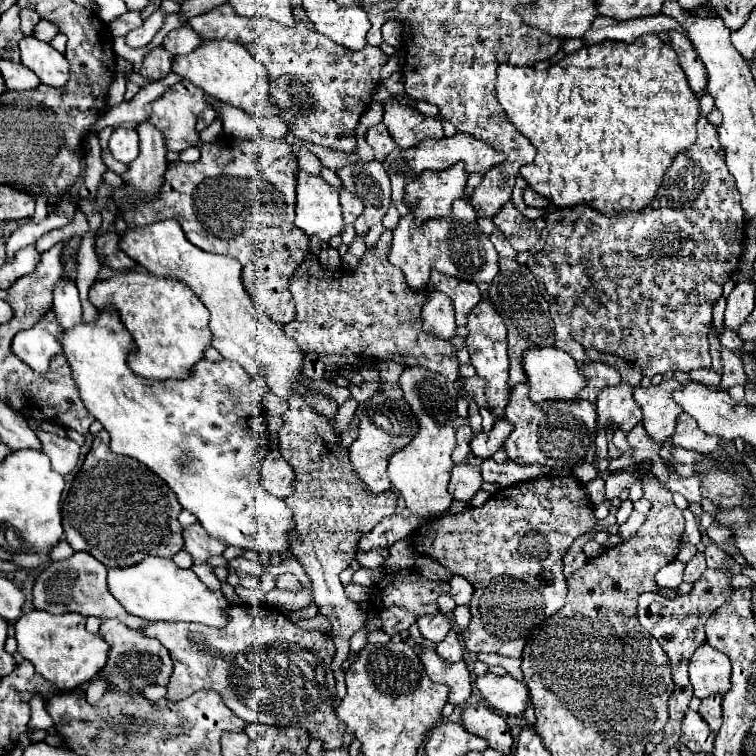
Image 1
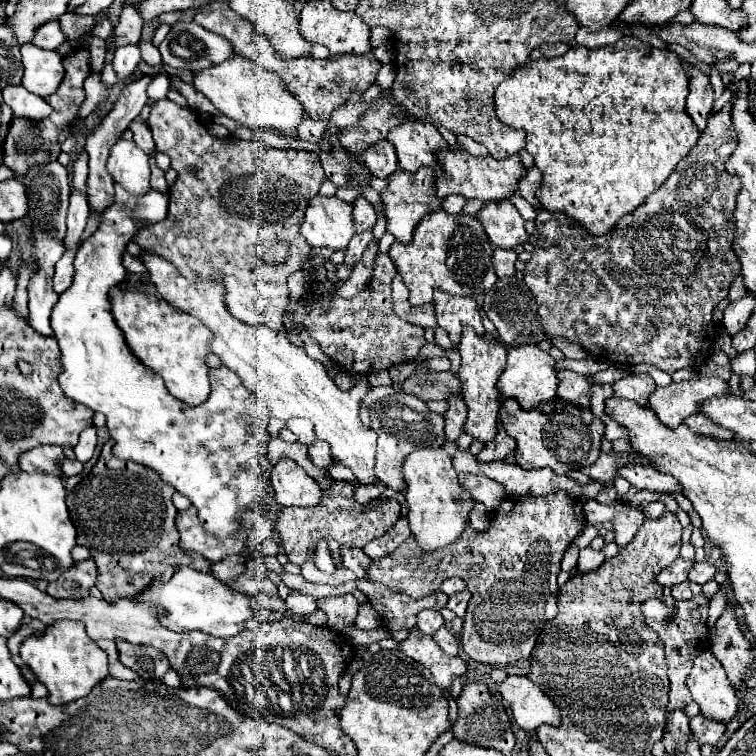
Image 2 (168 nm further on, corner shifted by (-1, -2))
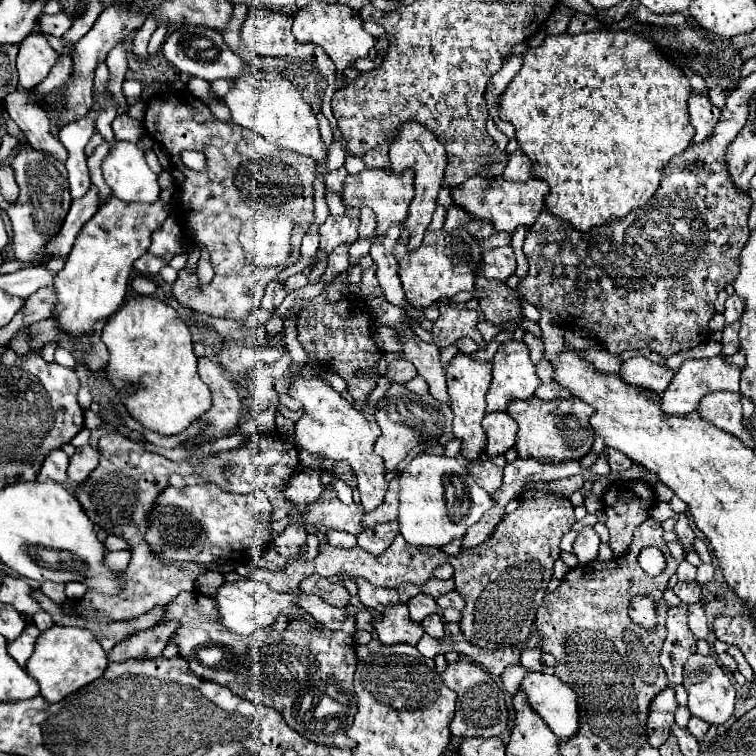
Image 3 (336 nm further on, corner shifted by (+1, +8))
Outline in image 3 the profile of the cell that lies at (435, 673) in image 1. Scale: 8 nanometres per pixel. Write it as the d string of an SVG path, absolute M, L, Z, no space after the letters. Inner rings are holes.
M405 604L391 608L389 612L383 612L383 618L379 622L373 622L373 626L383 644L407 642L415 646L425 634L423 626L409 618L409 608Z

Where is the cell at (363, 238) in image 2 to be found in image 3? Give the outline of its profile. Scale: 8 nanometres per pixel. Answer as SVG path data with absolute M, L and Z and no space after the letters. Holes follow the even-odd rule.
M341 244L337 250L333 250L327 258L327 270L323 274L323 282L331 282L339 272L349 268L349 248L351 244Z

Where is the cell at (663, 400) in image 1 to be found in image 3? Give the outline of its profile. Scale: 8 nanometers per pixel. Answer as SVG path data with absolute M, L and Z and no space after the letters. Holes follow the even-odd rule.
M721 356L715 358L703 358L703 360L685 360L677 374L673 376L669 388L661 394L661 410L669 414L689 414L697 408L699 400L717 390L729 390L739 392L739 376L741 370L735 364L727 364Z

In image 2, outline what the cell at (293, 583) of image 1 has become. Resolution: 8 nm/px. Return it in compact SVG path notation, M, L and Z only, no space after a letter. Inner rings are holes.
M295 590L287 596L285 604L287 604L287 610L291 614L299 614L299 616L307 616L307 614L313 614L317 610L313 596L305 596L305 594L299 594Z

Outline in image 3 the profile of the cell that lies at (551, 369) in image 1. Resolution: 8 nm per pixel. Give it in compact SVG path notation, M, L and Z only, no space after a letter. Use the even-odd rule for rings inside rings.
M509 340L501 344L493 358L493 380L487 392L487 412L501 412L513 400L529 400L541 386L541 378L535 374L535 364L529 358L529 348L523 340Z

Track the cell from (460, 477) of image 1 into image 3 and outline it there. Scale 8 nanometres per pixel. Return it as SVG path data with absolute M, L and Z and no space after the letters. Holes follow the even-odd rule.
M485 458L485 460L467 462L467 470L473 476L473 480L477 482L477 486L481 486L485 492L493 494L499 490L501 478L503 478L503 468L495 466L493 460Z

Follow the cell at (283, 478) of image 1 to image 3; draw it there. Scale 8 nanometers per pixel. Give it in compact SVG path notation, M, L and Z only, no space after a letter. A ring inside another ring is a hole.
M301 470L295 472L289 482L283 486L285 498L297 506L303 508L305 504L317 500L317 496L323 492L323 484L319 482L319 472L317 470Z

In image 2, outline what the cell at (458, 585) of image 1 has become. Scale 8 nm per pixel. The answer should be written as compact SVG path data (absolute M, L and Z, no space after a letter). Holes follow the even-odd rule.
M463 590L463 592L459 592L459 594L455 594L455 596L451 596L451 598L449 598L447 608L449 608L449 610L453 610L459 618L463 618L463 616L465 616L465 608L467 608L469 600L471 600L469 590Z

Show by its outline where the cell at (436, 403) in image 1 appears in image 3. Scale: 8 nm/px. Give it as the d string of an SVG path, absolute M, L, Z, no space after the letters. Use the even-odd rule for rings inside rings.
M415 456L405 466L399 484L399 530L401 536L413 546L443 548L453 538L463 536L467 528L479 522L487 510L497 506L491 494L479 488L473 480L467 480L467 468L459 460L447 456Z

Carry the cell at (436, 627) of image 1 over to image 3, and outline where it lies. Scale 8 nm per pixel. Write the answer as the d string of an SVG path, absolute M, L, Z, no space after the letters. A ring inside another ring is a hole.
M421 594L421 596L415 596L413 600L409 600L409 612L411 612L411 618L415 620L415 622L421 622L423 618L427 618L427 616L431 616L433 612L439 612L439 606L437 606L437 602L435 602L435 598L431 598L431 596L425 596L425 594Z

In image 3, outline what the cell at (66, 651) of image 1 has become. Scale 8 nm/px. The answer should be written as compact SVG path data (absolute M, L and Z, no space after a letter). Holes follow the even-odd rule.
M51 626L49 630L41 632L35 642L35 652L27 660L25 670L33 676L41 686L41 696L49 702L63 700L67 694L91 684L97 676L103 674L109 660L97 638L77 626Z

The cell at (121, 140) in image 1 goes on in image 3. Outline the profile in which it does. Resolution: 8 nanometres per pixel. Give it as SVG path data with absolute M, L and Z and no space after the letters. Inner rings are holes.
M117 140L111 146L103 160L103 178L111 192L125 202L153 202L161 194L157 174L151 172L135 142Z

